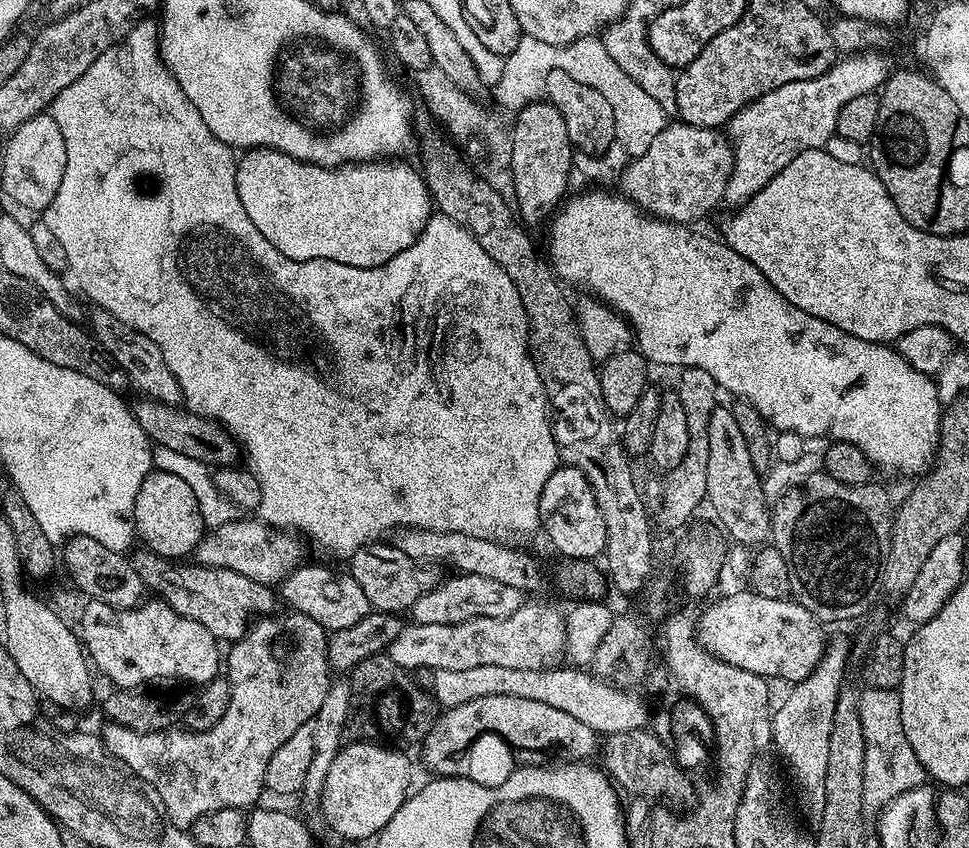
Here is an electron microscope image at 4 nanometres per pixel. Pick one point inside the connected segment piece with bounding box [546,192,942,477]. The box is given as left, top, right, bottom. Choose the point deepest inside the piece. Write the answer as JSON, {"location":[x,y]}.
{"location":[692,302]}

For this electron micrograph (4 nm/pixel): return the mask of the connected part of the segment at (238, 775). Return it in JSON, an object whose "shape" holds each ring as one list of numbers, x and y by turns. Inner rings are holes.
{"shape":[[293,610,286,612,285,616,269,614,259,617,245,632,244,637,235,641,229,647,232,649,226,652,226,679,230,687,232,687,232,701,230,706,226,706,226,714,222,714,222,718,217,724,210,726,210,730,189,732,183,727,173,726,165,730,165,732,139,732,138,730,130,730,121,724,105,723,106,726,104,732,102,731,102,739,108,753,112,756,117,756,131,772,138,774,160,795,164,815,180,828,185,830,191,829,192,823,198,818,202,818,202,814,210,814,210,810,226,810,227,808,251,809,259,801,256,799,262,794,265,795,264,775,266,774,266,766,269,764,270,758,274,758,274,750,278,750,278,746,282,746,282,742,286,742,286,738,292,737,294,730,298,730,303,724,311,724,318,714,318,706,322,706,322,698,326,698,328,687,334,679,333,673,330,671,328,658,329,633,314,618,307,617,306,614]]}

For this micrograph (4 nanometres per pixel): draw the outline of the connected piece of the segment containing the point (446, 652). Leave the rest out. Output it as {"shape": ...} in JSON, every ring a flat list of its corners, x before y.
{"shape":[[525,602,506,618,474,618,457,624,405,623,386,655,402,670,470,670,470,666,539,670,553,667,556,659,561,659,565,643,564,616,548,604]]}

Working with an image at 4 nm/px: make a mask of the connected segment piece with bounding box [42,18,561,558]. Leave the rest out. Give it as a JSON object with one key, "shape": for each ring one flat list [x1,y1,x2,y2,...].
{"shape":[[144,18,139,21,129,32,121,44,115,44,102,58,78,78,78,82,70,82,58,98,54,98,50,113,54,121,58,122,58,127,62,130,63,141,66,144,66,168,62,176,62,184,58,187,58,194,55,194,54,200,50,202,47,209,42,212,42,223,50,226,51,232,62,242,62,247,66,249,66,258,68,259,68,272,76,275,76,280,80,283,80,288,93,301,93,305,99,308,105,308,110,314,114,314,127,328,134,332,146,334,158,350,162,350,162,358,166,366,170,366,170,374,178,378,180,395,183,403,189,412,197,412,199,416,207,416,209,420,216,421,217,424,223,424,229,434,234,437,237,444,240,445,243,455,248,456,247,467,256,476,258,485,261,487,262,498,258,509,259,519,265,524,271,524,277,530,291,530,301,537,309,536,316,544,321,544,328,552,337,552,344,558,351,557,353,552,358,551,364,544,376,542,381,539,383,532,391,533,393,530,402,528,417,528,418,530,434,530,435,532,457,532,458,534,470,534,474,538,486,538,499,544,509,546,520,546,527,536,532,536,541,527,540,522,540,499,542,498,542,486,546,486,546,478,554,474,554,470,561,463,560,455,556,449,556,443,552,437,552,421,550,419,550,409,548,399,542,386,542,378,536,369,536,363,532,360,532,350,528,347,528,319,526,310,522,310,522,298,518,298,518,290,514,290,514,282,506,275,506,270,478,246,478,242,454,218,446,218,439,214,433,214,426,222,422,234,402,254,390,258,382,266,373,268,359,268,358,266,346,266,342,262,333,260,291,260,286,258,254,226,250,214,242,210,242,202,238,198,238,186,236,185,236,161,233,149,227,144,223,144,218,138,210,134,206,122,202,122,202,114,194,110,194,102,186,98,182,86,170,74,170,70,164,67,164,61,160,58,160,29,155,23,151,24,151,19]]}

